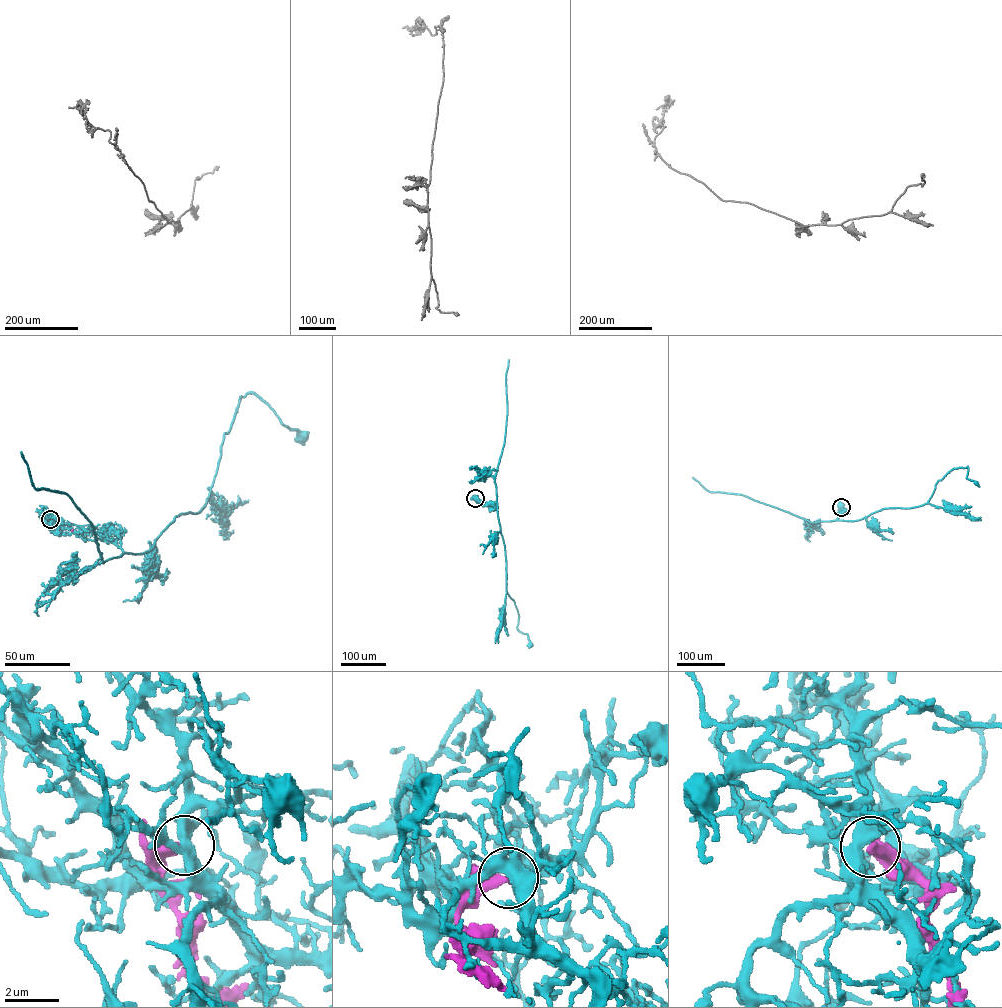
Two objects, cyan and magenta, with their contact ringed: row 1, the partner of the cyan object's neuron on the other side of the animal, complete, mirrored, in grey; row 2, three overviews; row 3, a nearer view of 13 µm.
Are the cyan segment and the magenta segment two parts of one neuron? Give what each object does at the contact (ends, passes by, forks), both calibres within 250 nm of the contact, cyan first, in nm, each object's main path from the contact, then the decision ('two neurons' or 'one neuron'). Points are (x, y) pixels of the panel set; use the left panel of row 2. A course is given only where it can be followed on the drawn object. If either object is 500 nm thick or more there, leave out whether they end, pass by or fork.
cyan forks; magenta ends; calibres 400 and 440 nm; course cyan (50, 519), (141, 553), (175, 517), (204, 507), (240, 396), (257, 394), (304, 435); course magenta (50, 519), (53, 527), (72, 531); two neurons

